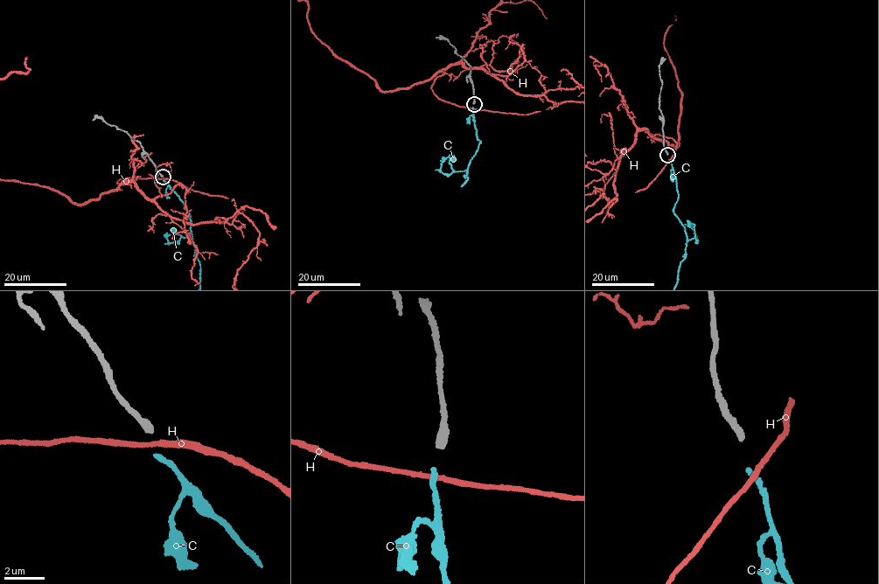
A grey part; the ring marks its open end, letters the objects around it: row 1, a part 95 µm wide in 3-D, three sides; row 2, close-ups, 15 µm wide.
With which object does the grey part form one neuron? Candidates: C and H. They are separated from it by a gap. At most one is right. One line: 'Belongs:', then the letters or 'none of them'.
Belongs: C

